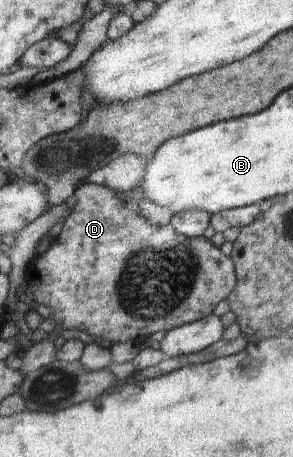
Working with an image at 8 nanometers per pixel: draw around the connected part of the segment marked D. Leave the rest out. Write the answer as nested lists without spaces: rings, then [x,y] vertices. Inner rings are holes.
[[[82,183],[74,196],[76,205],[63,222],[60,235],[25,269],[28,273],[37,273],[38,278],[30,281],[30,285],[23,280],[31,293],[52,307],[51,317],[57,322],[56,327],[78,329],[111,344],[145,341],[158,331],[167,332],[208,317],[216,303],[235,291],[238,283],[235,263],[211,240],[203,236],[186,237],[171,223],[152,225],[152,221],[138,213],[140,201],[122,200],[116,191],[106,186]]]

